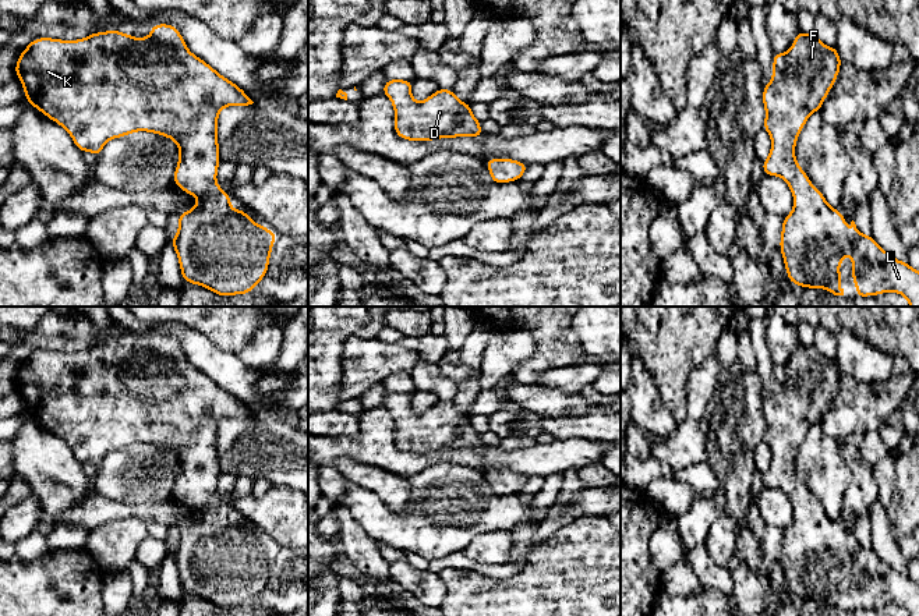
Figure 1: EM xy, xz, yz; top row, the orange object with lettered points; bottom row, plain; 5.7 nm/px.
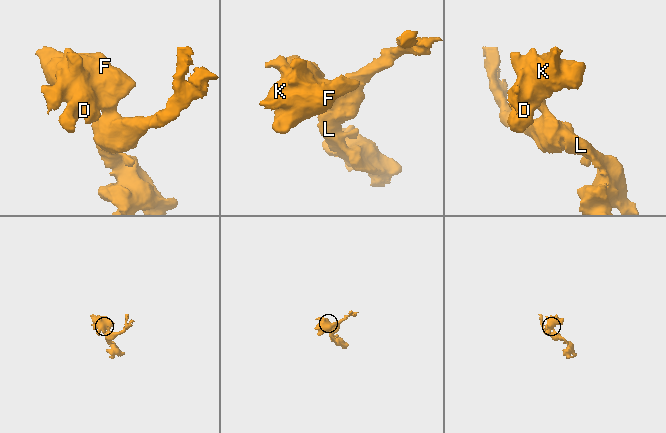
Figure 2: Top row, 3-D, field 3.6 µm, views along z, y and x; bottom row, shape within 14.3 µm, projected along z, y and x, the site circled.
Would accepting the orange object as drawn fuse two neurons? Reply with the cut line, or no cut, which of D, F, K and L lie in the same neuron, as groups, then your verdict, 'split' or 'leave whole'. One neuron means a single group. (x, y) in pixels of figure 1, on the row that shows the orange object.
cut none; groups D F K L; leave whole

